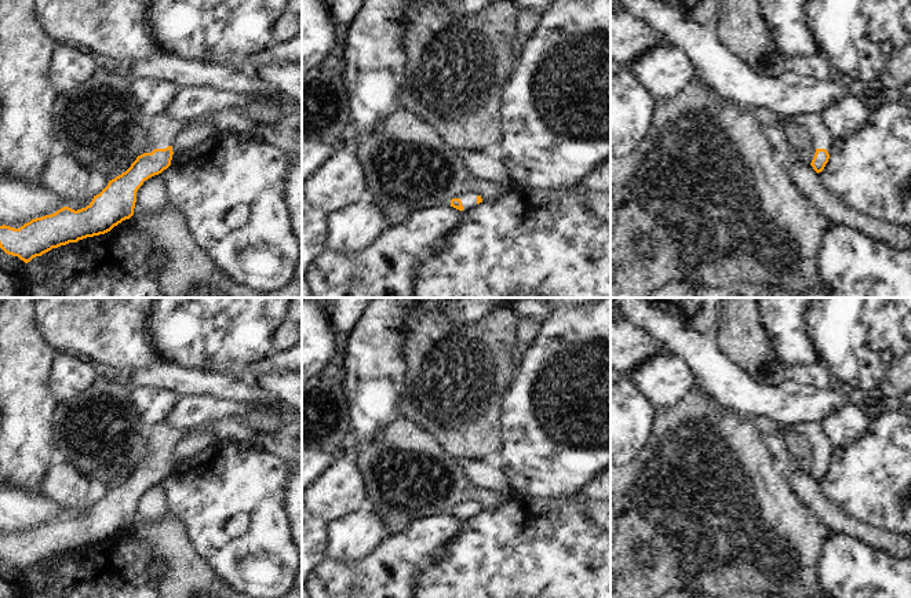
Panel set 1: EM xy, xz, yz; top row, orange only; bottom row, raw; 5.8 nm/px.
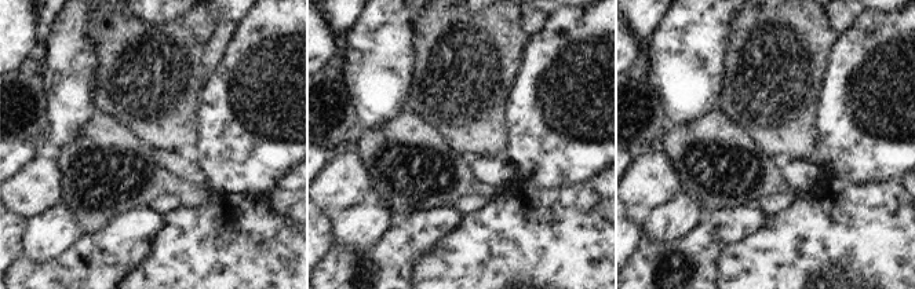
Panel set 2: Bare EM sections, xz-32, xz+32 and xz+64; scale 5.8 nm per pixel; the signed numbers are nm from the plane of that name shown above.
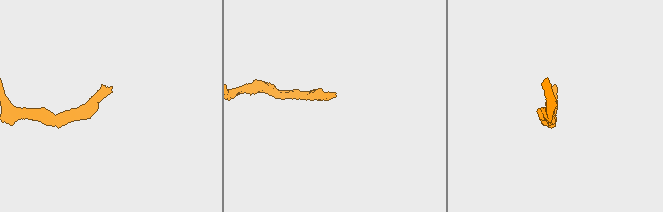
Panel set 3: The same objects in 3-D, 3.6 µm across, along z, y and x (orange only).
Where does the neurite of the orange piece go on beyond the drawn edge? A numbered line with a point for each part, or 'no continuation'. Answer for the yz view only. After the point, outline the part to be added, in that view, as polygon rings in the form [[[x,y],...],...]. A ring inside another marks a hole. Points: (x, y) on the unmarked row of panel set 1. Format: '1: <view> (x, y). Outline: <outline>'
1: yz (813, 431). Outline: [[[820,423],[790,426],[791,433],[799,433],[808,438],[817,457],[828,457],[832,446],[830,445]]]

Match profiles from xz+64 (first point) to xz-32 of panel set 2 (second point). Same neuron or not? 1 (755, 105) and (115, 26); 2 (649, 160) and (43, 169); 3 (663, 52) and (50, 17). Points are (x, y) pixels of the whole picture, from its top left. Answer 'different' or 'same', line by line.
1: same
2: same
3: different

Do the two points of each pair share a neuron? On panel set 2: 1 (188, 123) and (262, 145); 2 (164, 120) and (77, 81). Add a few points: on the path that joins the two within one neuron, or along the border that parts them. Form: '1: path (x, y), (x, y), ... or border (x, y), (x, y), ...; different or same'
1: border (199, 92), (199, 130), (194, 142); different
2: border (98, 58), (97, 106), (101, 110); different

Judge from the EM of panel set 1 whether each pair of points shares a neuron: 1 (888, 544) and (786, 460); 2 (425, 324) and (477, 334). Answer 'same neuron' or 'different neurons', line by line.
1: same neuron
2: same neuron

